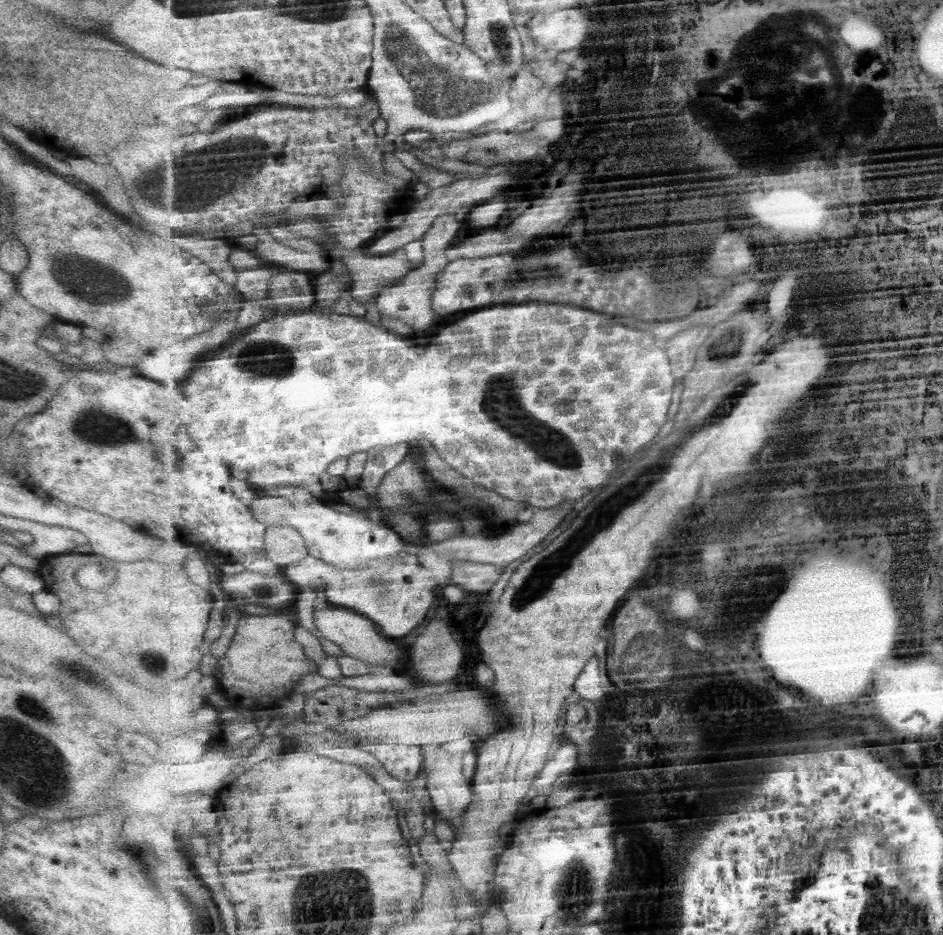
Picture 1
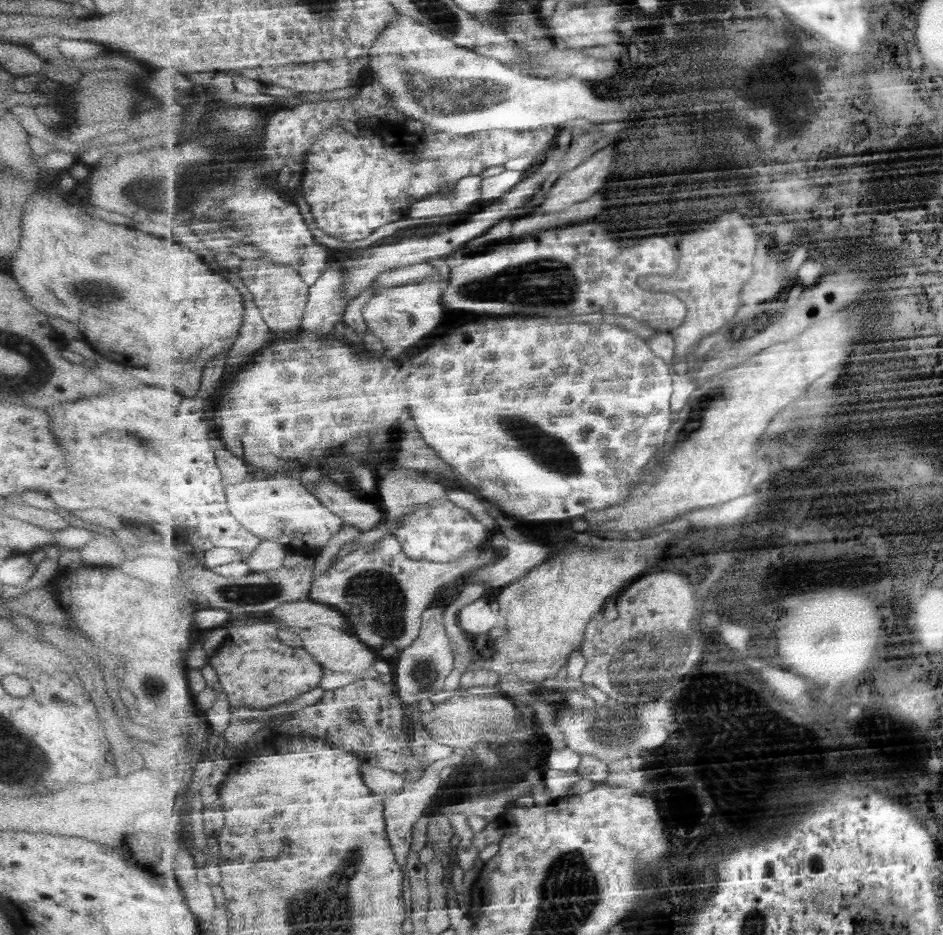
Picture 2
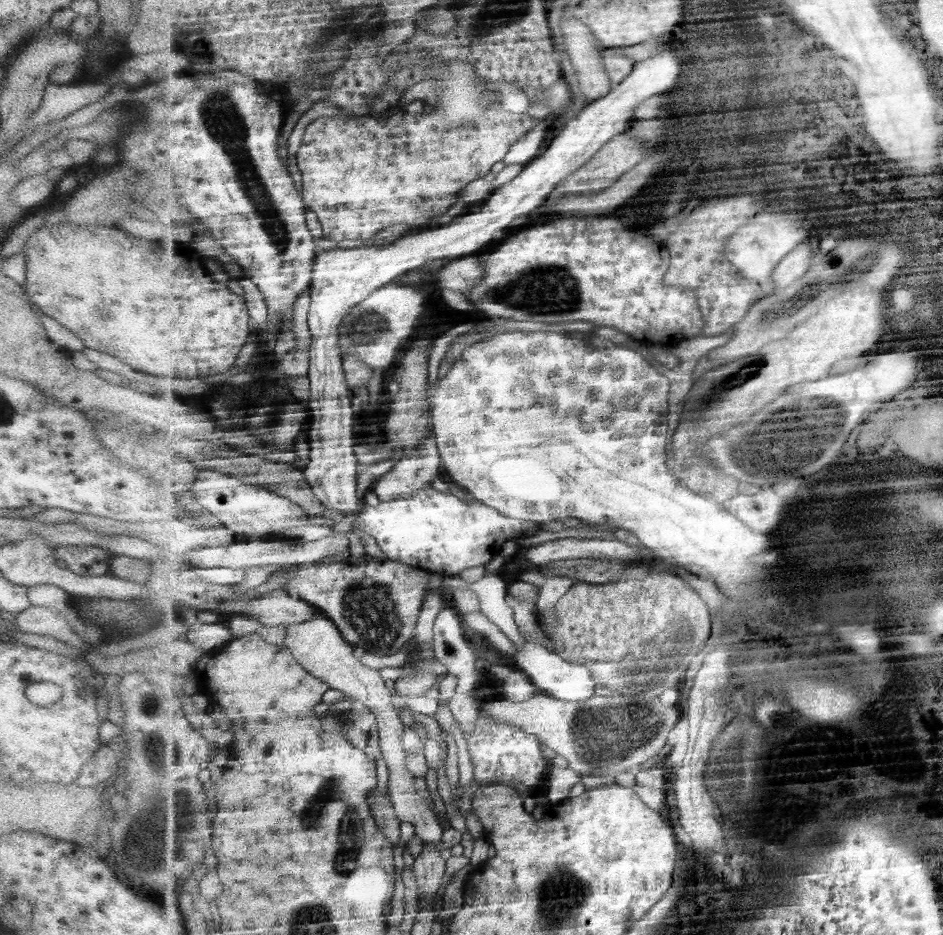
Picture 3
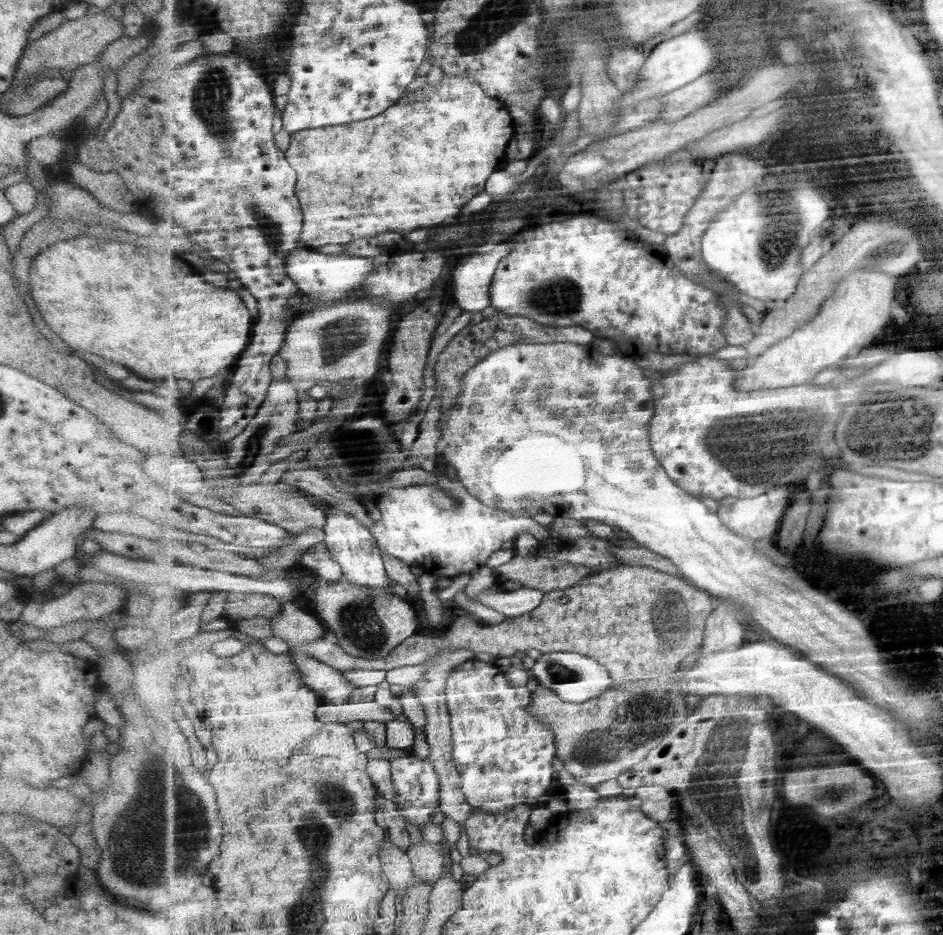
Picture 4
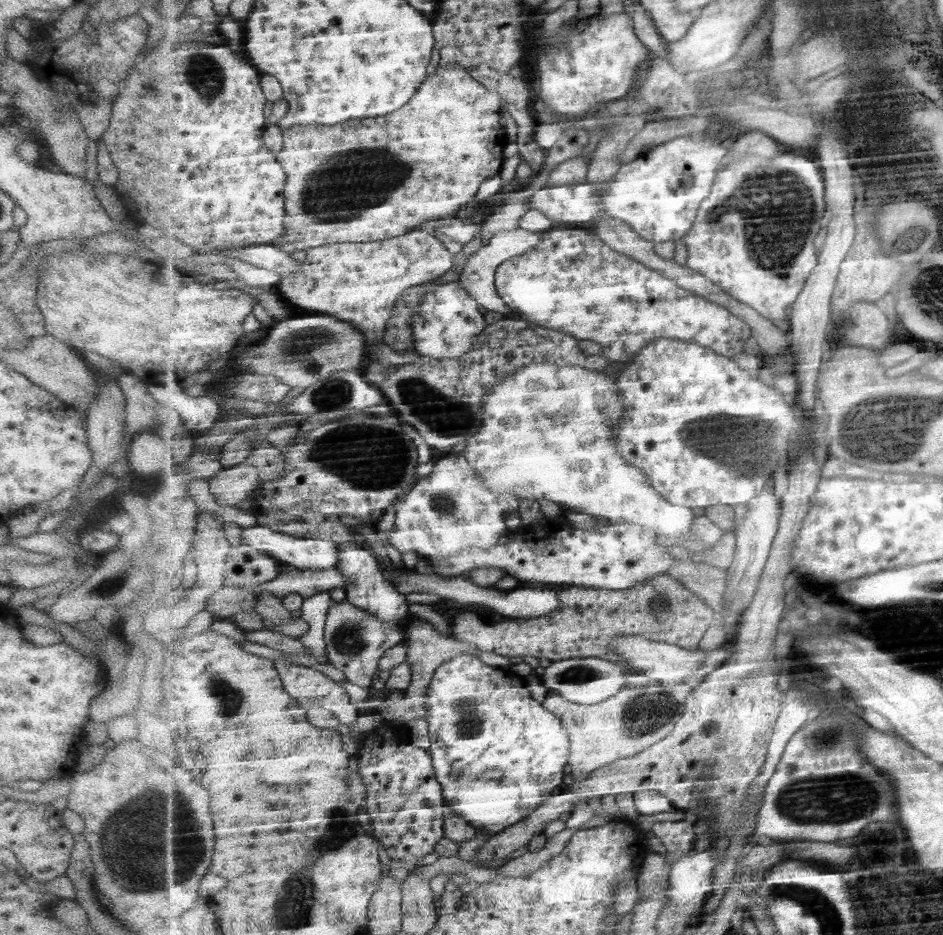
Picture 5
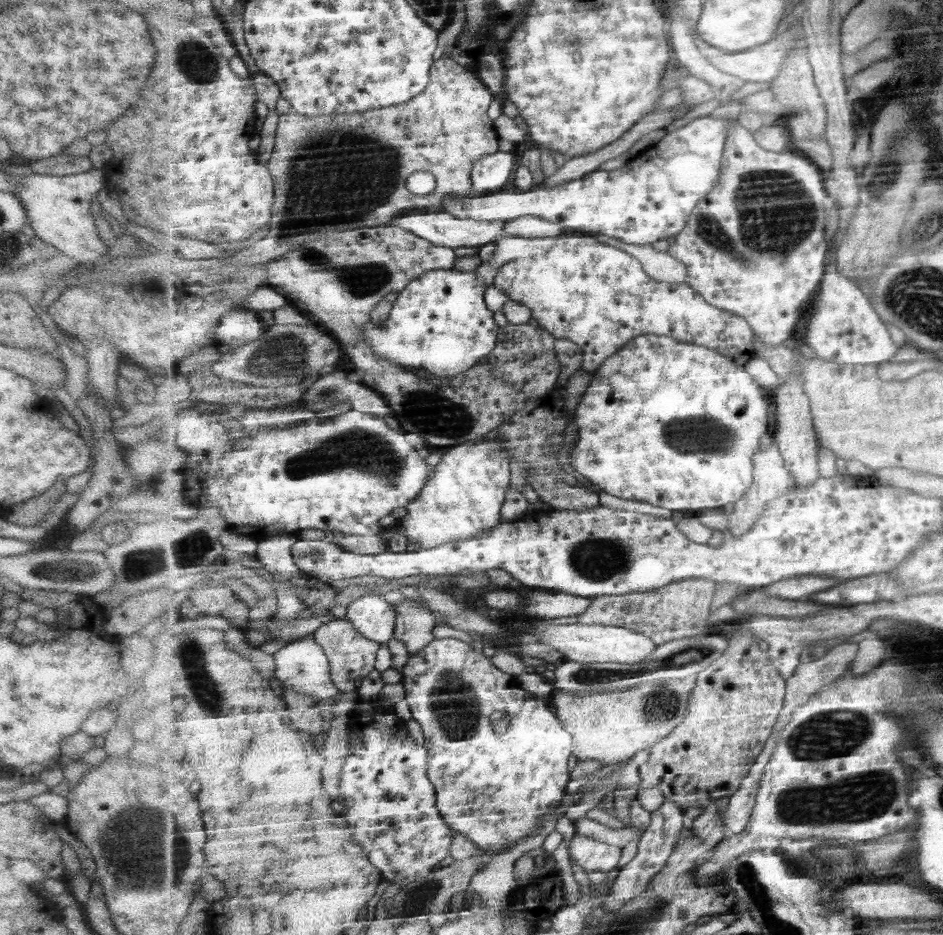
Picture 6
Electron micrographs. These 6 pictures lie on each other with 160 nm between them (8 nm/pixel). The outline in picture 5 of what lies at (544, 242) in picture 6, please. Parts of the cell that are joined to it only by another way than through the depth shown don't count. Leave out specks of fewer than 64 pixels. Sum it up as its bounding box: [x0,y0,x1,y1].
[460,230,541,314]

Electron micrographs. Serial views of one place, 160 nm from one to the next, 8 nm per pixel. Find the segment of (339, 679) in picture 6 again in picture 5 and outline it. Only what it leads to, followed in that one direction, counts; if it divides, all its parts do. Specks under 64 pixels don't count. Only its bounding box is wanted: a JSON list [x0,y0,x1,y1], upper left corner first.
[326,598,408,687]

